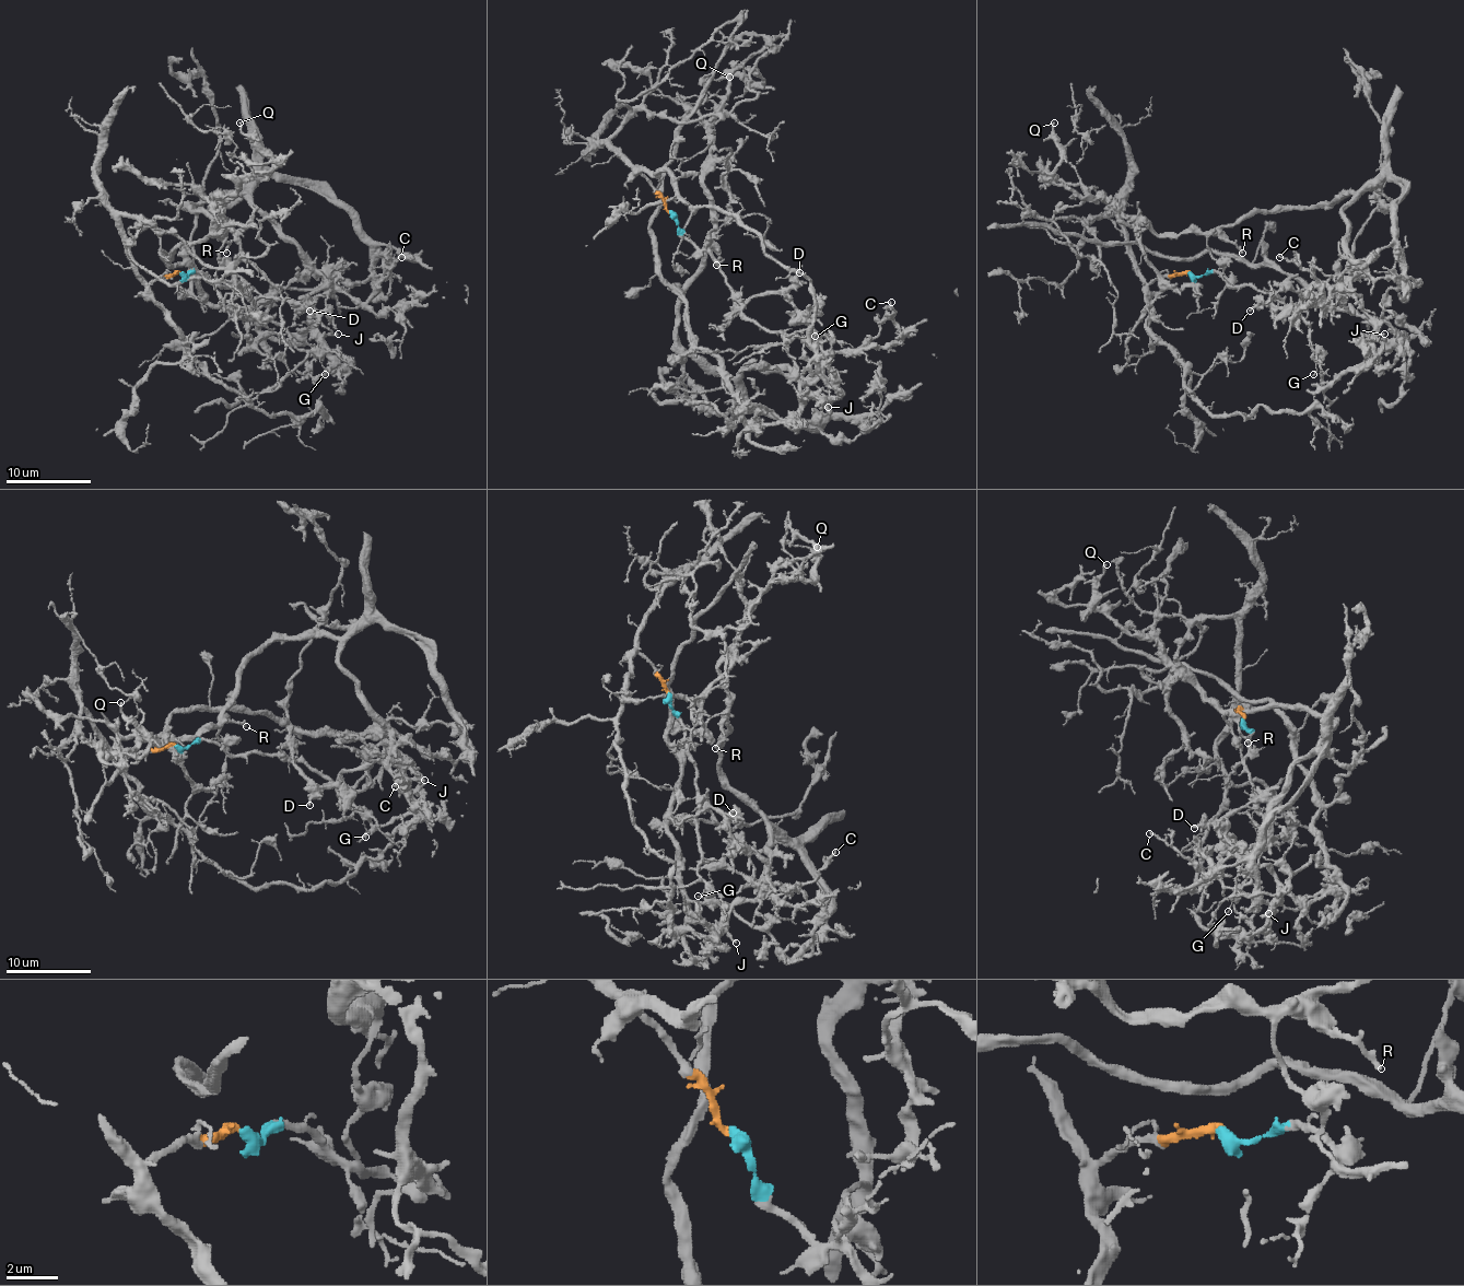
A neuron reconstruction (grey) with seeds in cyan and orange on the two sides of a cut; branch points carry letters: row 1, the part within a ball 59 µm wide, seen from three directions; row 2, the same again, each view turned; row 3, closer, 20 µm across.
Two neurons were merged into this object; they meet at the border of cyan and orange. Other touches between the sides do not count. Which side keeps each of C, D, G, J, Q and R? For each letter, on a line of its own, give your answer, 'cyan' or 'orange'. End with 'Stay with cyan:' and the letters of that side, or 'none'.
C: cyan
D: cyan
G: cyan
J: cyan
Q: cyan
R: cyan
Stay with cyan: C, D, G, J, Q, R

